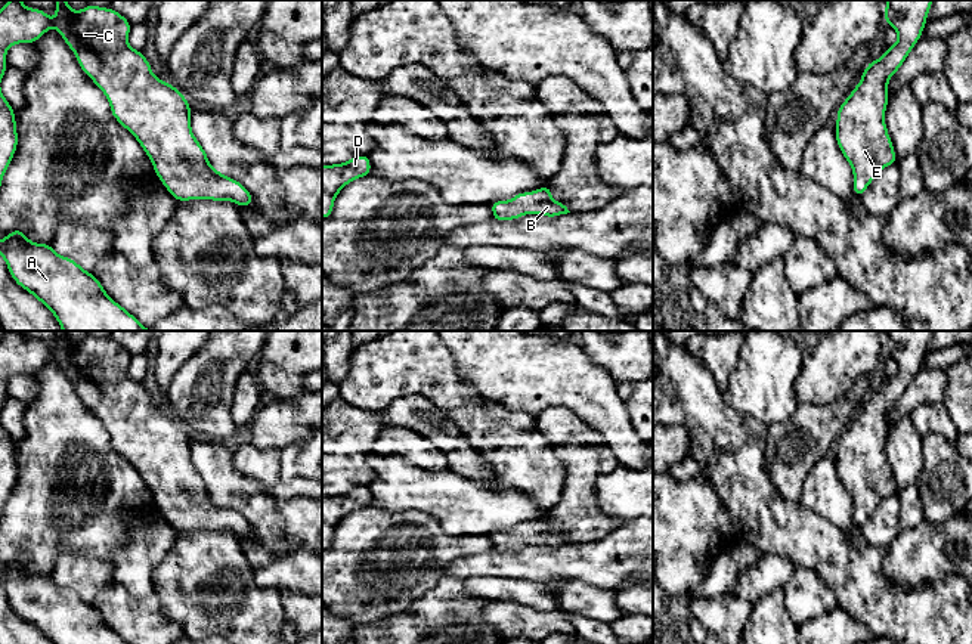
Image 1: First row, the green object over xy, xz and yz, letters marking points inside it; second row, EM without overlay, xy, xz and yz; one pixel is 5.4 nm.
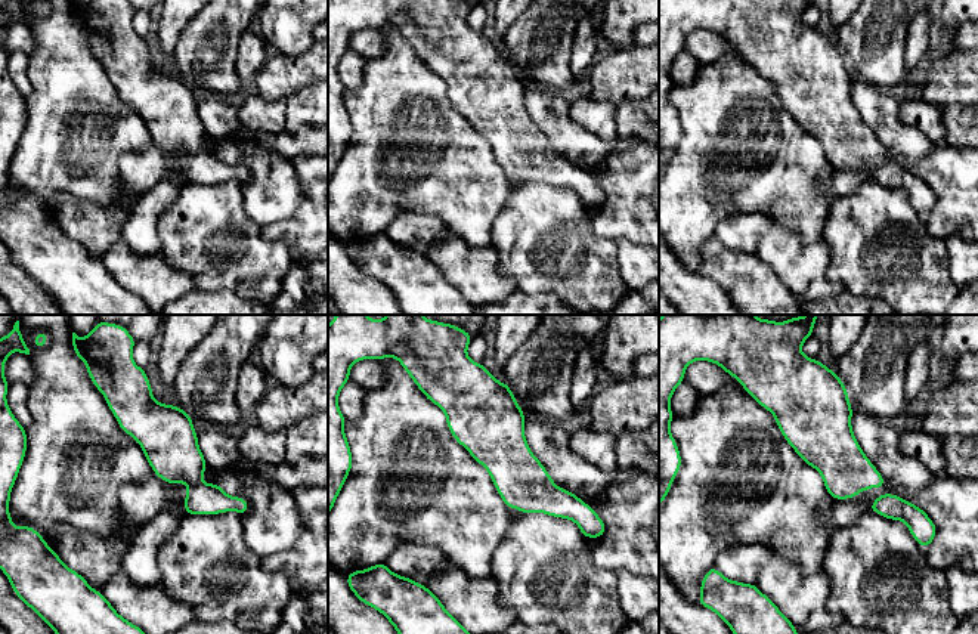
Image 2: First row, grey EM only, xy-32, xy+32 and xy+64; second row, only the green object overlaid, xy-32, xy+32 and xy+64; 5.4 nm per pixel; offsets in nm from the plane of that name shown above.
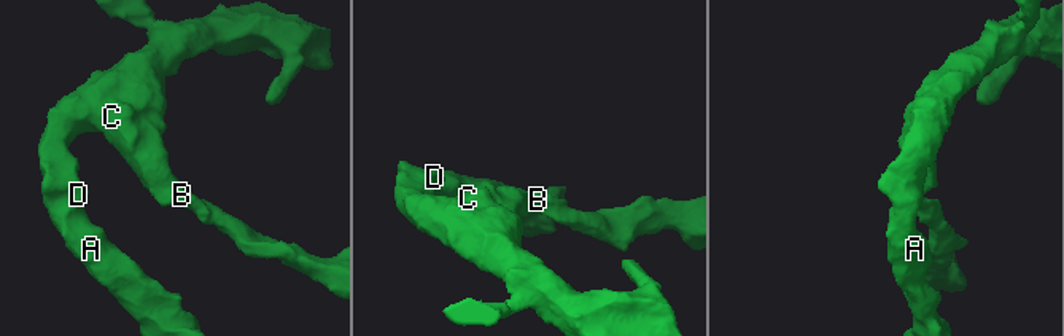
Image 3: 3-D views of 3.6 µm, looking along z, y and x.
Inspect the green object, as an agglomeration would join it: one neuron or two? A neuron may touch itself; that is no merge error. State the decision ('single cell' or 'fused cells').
single cell

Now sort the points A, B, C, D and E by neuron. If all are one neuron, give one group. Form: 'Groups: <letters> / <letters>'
Groups: A B C D E

